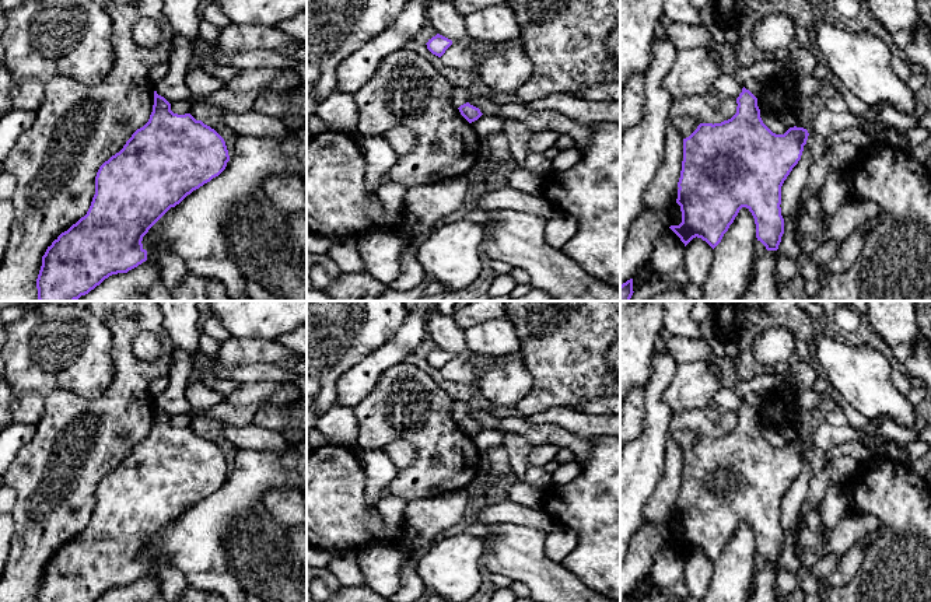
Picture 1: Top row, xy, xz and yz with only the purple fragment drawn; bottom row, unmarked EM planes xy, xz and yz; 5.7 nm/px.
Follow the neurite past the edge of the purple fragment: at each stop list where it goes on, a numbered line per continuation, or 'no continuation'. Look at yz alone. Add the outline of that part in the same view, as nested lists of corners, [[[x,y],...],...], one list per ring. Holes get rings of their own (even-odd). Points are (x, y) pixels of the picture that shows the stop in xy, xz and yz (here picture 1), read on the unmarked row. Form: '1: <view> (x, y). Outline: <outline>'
1: yz (823, 436). Outline: [[[823,417],[818,419],[813,427],[805,433],[808,447],[823,452],[853,440],[861,440],[861,435],[848,421],[844,426],[833,426]]]

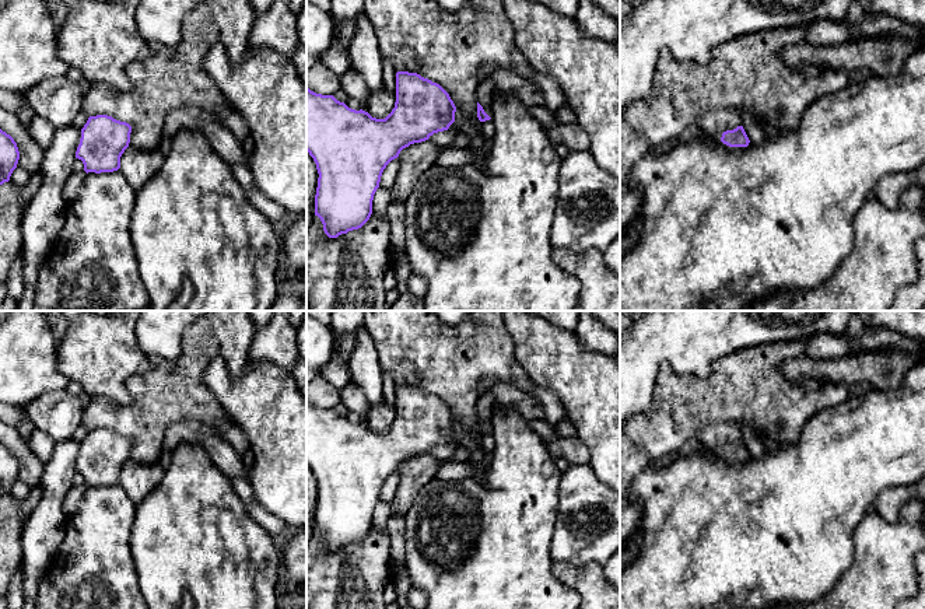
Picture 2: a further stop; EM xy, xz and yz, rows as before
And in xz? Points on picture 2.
1: xz (501, 395). Outline: [[[497,382],[488,392],[477,399],[476,414],[491,431],[491,417],[497,410],[515,407],[528,421],[544,420],[544,410],[539,400],[516,386],[507,382]]]

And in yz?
1: yz (717, 436). Outline: [[[722,421],[702,428],[697,440],[702,441],[708,449],[721,454],[723,445],[743,440],[743,434],[735,423]]]

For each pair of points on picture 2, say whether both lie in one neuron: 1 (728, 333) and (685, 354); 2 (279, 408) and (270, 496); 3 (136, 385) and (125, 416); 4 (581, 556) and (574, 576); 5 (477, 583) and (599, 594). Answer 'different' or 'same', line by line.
1: same
2: same
3: same
4: different
5: different

